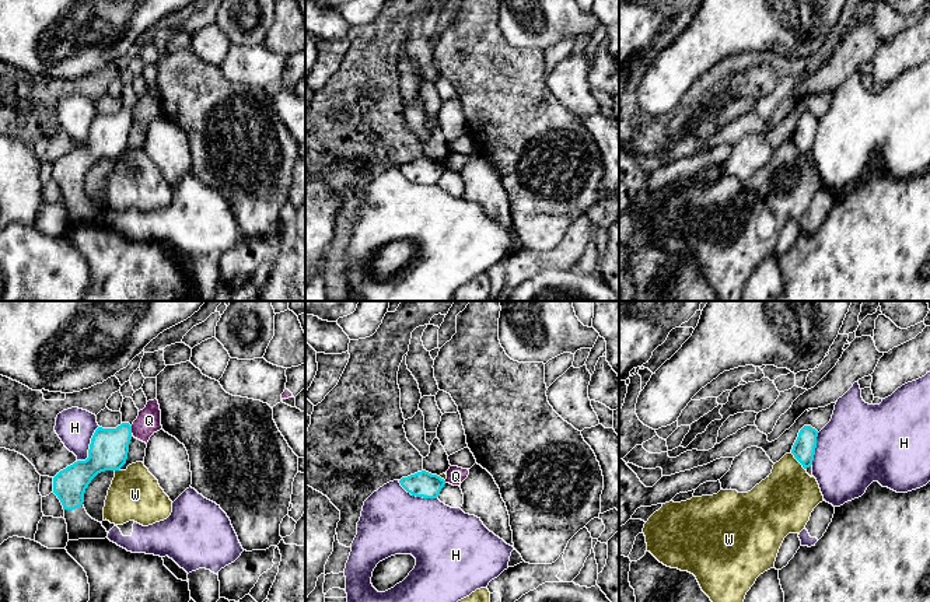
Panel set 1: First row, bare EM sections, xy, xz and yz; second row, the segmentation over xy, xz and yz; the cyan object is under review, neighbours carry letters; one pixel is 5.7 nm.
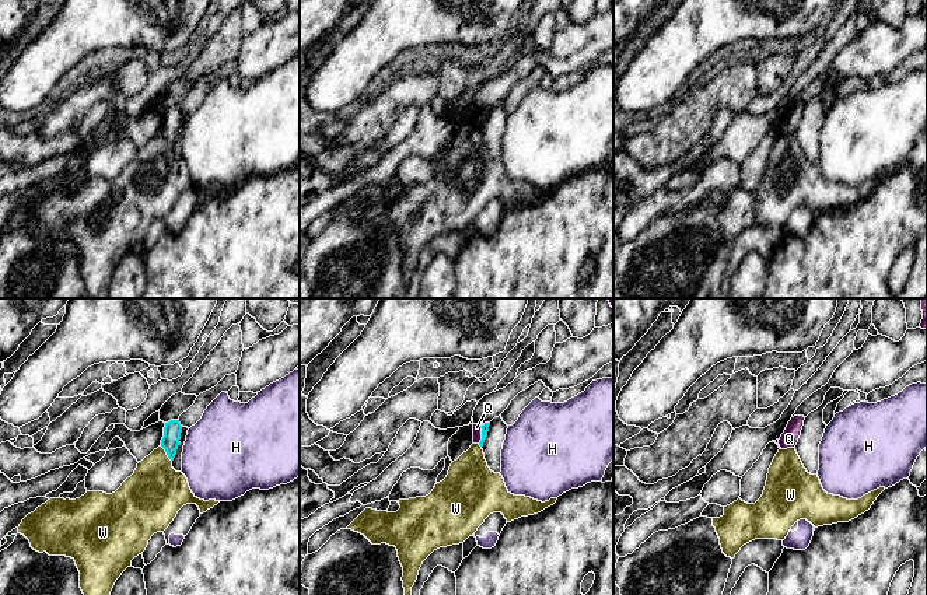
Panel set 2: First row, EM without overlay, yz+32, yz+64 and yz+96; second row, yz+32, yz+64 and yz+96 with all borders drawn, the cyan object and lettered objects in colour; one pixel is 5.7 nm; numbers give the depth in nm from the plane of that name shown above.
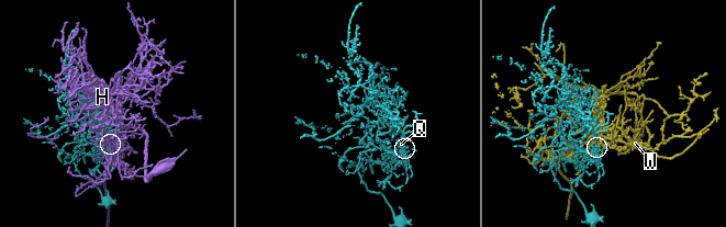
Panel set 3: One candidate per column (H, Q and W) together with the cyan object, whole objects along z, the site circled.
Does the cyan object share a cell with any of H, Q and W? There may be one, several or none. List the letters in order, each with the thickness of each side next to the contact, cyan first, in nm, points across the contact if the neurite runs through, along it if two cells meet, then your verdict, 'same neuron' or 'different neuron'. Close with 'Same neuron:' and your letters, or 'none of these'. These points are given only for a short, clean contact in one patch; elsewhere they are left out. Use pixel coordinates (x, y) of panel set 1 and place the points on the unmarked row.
H: calibres 150 and 380 nm; different neuron
Q: calibres 220 and 140 nm; border xy (130, 112), (132, 119); different neuron
W: calibres 130 and 340 nm; different neuron
Same neuron: none of these

